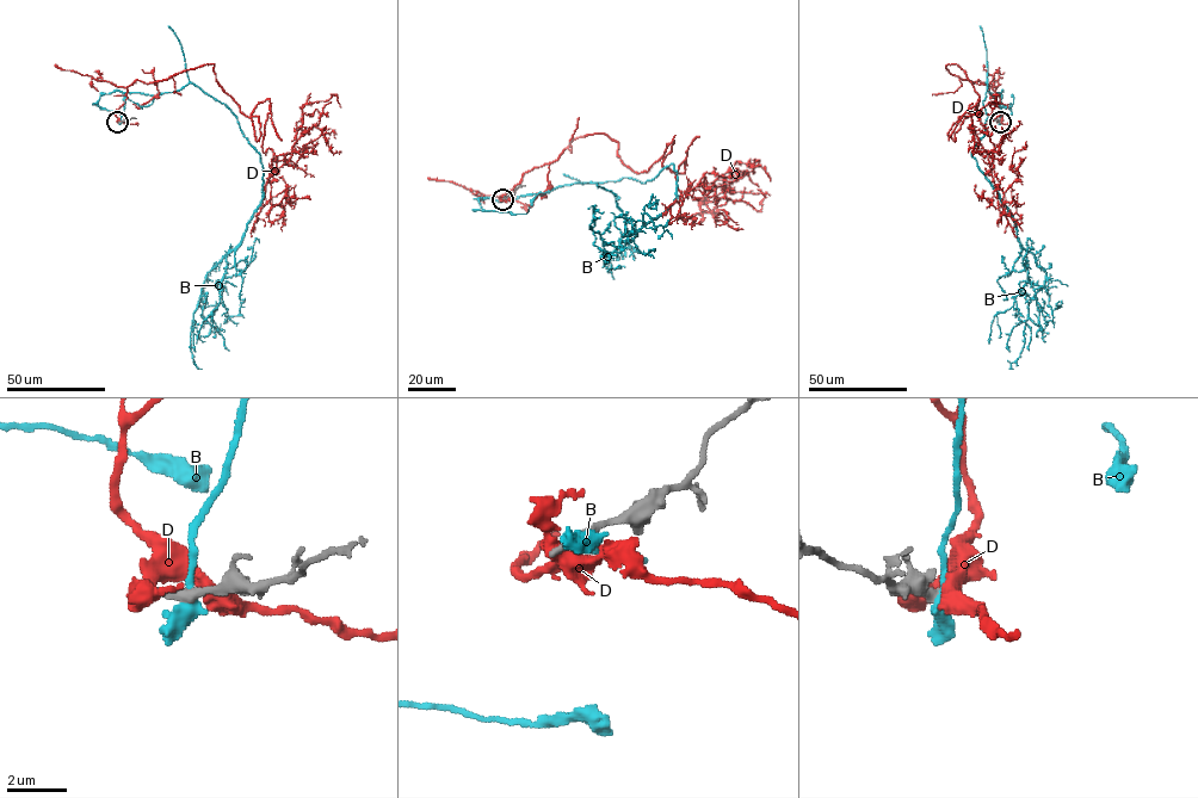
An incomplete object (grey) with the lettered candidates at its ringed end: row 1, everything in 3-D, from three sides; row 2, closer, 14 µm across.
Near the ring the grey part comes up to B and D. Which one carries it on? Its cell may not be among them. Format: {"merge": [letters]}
{"merge": []}

